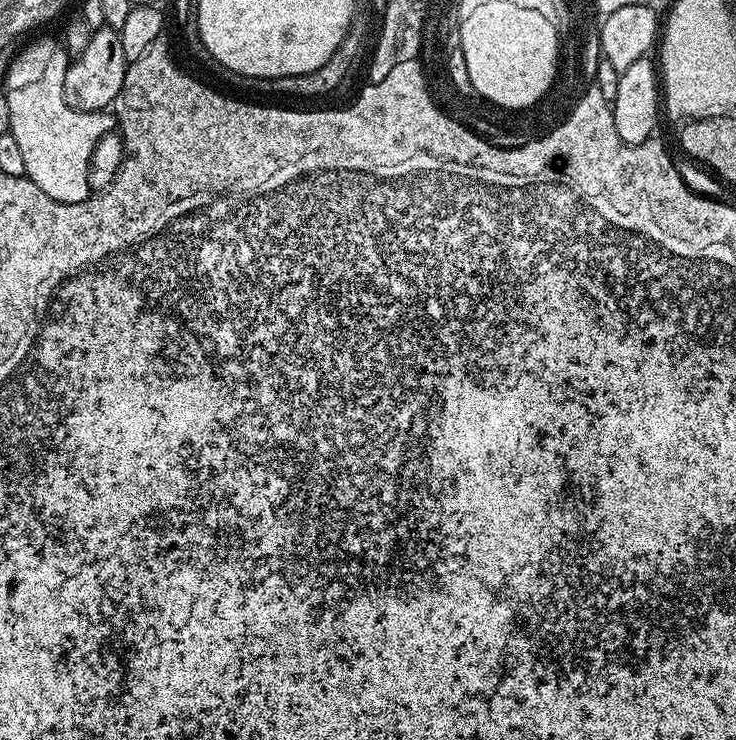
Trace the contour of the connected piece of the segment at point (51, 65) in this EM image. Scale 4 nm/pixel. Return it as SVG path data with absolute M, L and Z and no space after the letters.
M59 39L31 41L36 48L36 82L6 94L10 102L10 130L22 149L22 158L26 161L24 175L58 202L73 204L87 200L88 163L96 152L96 140L100 140L108 131L113 131L114 116L111 111L79 112L66 102L64 83L70 57Z

